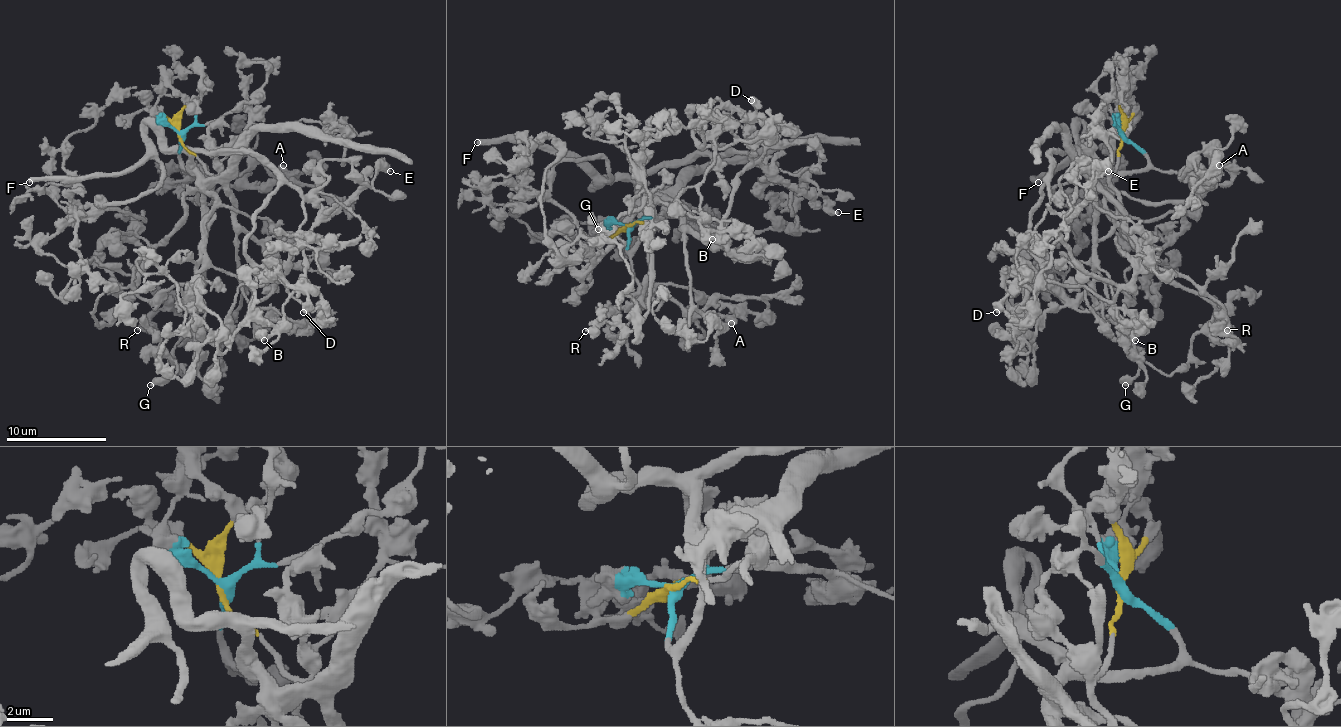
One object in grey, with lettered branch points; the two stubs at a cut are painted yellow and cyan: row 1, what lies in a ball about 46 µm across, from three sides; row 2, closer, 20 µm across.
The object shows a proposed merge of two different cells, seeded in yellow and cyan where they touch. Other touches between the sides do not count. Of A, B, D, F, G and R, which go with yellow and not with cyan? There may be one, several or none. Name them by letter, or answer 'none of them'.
A, B, G, R

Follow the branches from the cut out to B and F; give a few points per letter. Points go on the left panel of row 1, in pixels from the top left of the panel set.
B: (179, 134), (212, 177), (210, 209), (205, 192), (220, 182), (275, 267), (275, 287), (252, 305), (265, 340)
F: (179, 134), (182, 164), (192, 172), (192, 159), (182, 151), (149, 151), (122, 172), (76, 179), (28, 182)

